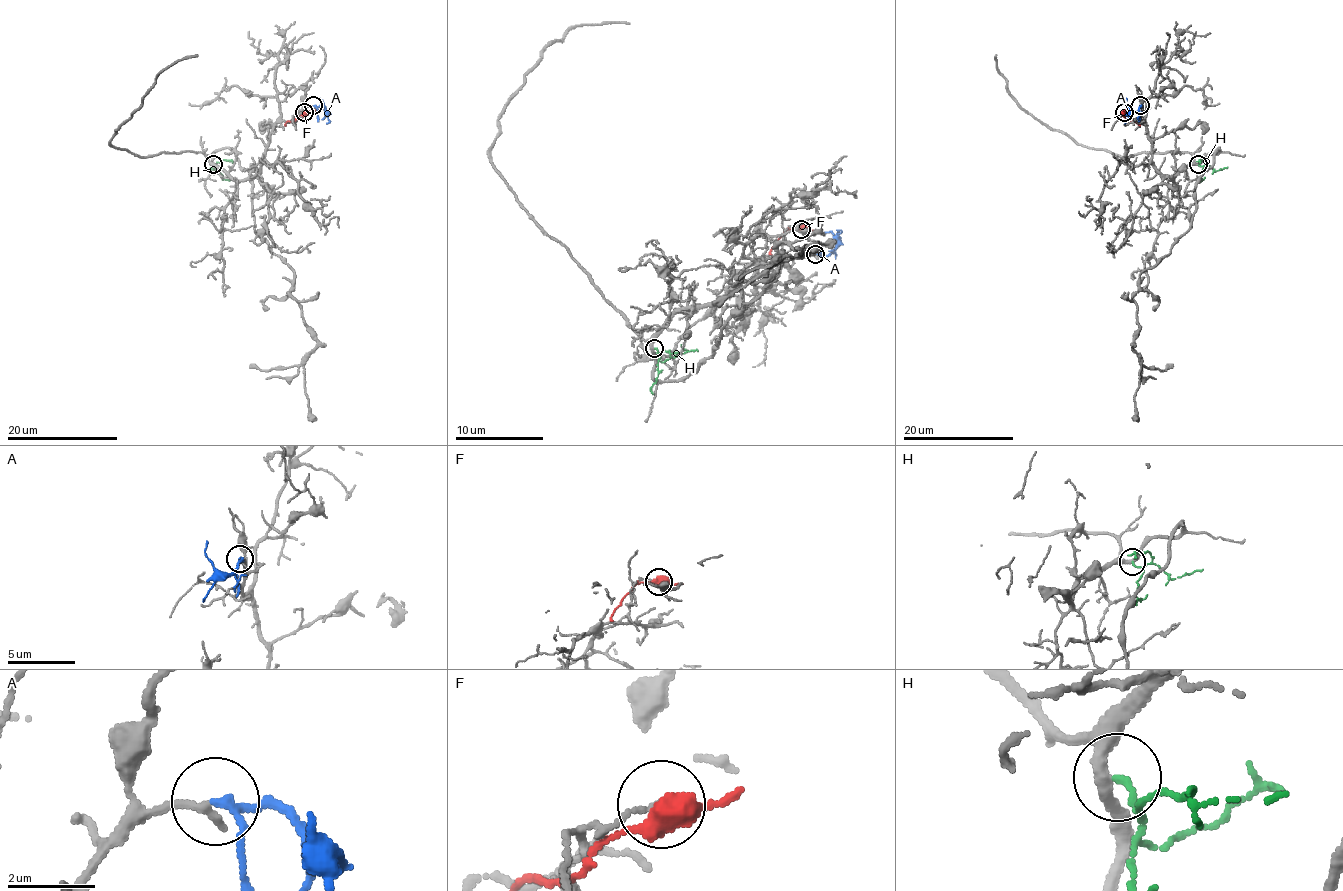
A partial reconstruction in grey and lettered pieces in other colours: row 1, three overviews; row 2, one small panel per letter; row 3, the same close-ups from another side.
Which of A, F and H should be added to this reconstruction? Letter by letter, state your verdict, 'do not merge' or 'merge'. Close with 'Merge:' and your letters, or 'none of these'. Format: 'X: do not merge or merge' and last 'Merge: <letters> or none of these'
A: merge
F: do not merge
H: do not merge
Merge: A

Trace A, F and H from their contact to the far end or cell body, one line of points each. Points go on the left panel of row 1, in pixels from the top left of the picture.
A: (314, 105), (326, 111), (319, 98)
F: (304, 112), (286, 126)
H: (213, 164), (223, 180), (239, 182)

